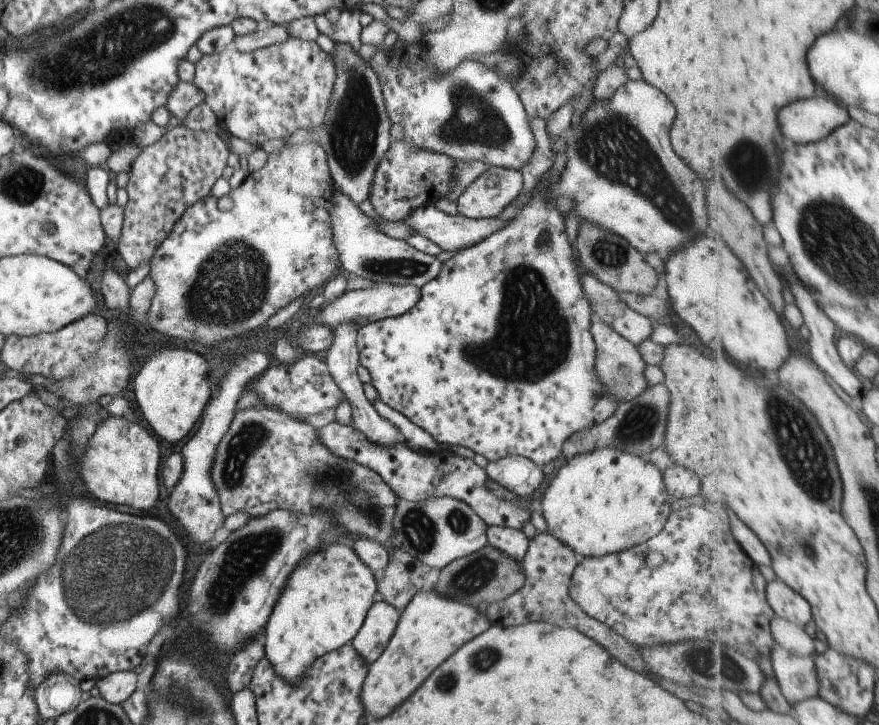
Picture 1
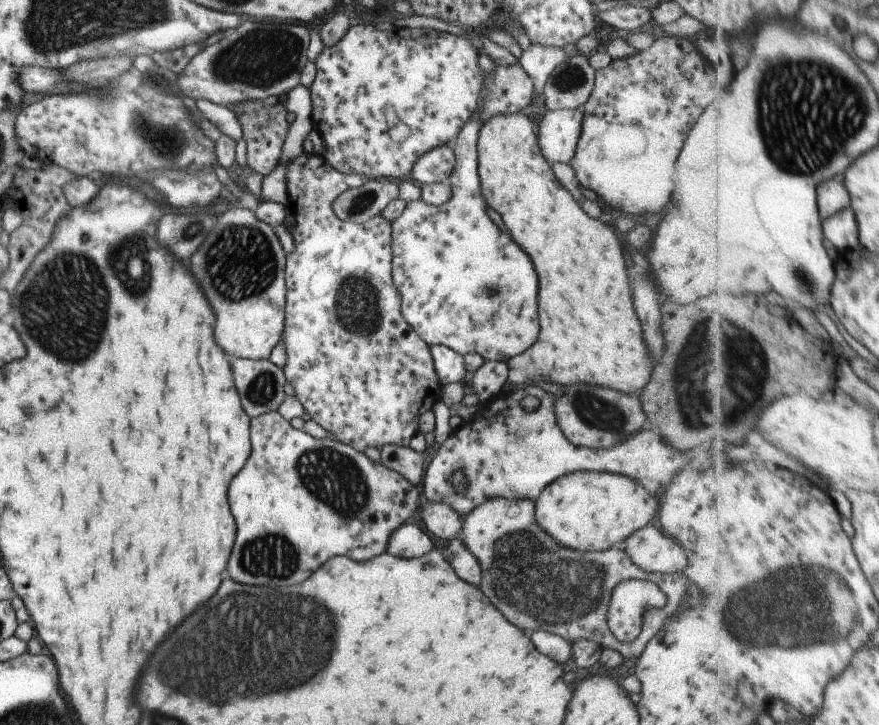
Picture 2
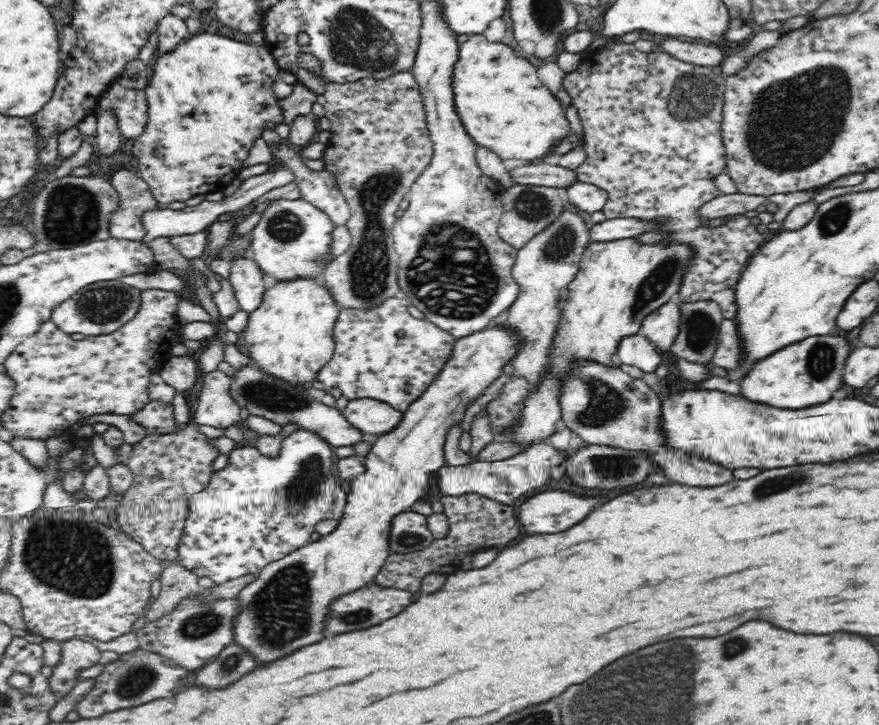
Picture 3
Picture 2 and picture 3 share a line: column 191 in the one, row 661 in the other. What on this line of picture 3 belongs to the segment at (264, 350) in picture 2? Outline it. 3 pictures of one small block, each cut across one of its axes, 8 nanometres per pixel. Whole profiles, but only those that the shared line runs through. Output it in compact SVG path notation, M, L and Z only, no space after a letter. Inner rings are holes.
M492 326L456 339L451 357L430 383L428 390L403 412L399 425L373 439L373 445L363 457L365 471L351 482L347 504L338 520L336 530L328 535L322 535L317 541L302 546L276 562L270 562L250 584L238 592L236 599L240 601L240 610L234 618L234 638L240 646L252 652L258 662L272 662L306 644L320 642L324 638L324 618L329 612L330 603L340 595L361 589L374 580L391 553L388 540L393 518L398 513L410 511L410 508L432 488L436 473L446 465L444 444L448 430L454 424L462 422L468 406L482 396L484 390L503 373L502 368L510 364L514 354L518 354L518 344L520 335L503 326Z

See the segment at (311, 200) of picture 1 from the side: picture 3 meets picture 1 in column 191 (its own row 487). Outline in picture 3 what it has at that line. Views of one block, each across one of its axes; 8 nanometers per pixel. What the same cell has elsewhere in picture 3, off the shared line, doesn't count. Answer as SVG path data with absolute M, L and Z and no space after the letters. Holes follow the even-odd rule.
M296 429L284 437L281 450L274 458L263 455L256 447L238 447L228 454L228 466L215 471L210 484L188 498L188 518L178 544L176 562L194 574L208 576L214 585L244 576L259 574L270 564L308 544L316 525L326 519L339 520L347 504L340 479L332 475L334 447L308 429Z

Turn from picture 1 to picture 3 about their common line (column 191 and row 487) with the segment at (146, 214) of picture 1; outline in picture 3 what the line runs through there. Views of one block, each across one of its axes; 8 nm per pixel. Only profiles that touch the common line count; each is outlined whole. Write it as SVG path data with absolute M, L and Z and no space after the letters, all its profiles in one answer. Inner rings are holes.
M188 423L185 429L172 434L150 434L132 445L127 467L134 475L133 483L118 499L117 523L119 528L131 539L139 542L146 552L159 558L164 563L172 563L178 558L178 544L183 534L184 524L188 518L188 498L202 492L216 470L212 462L220 456L218 449L208 441L208 437L198 431L198 426Z

